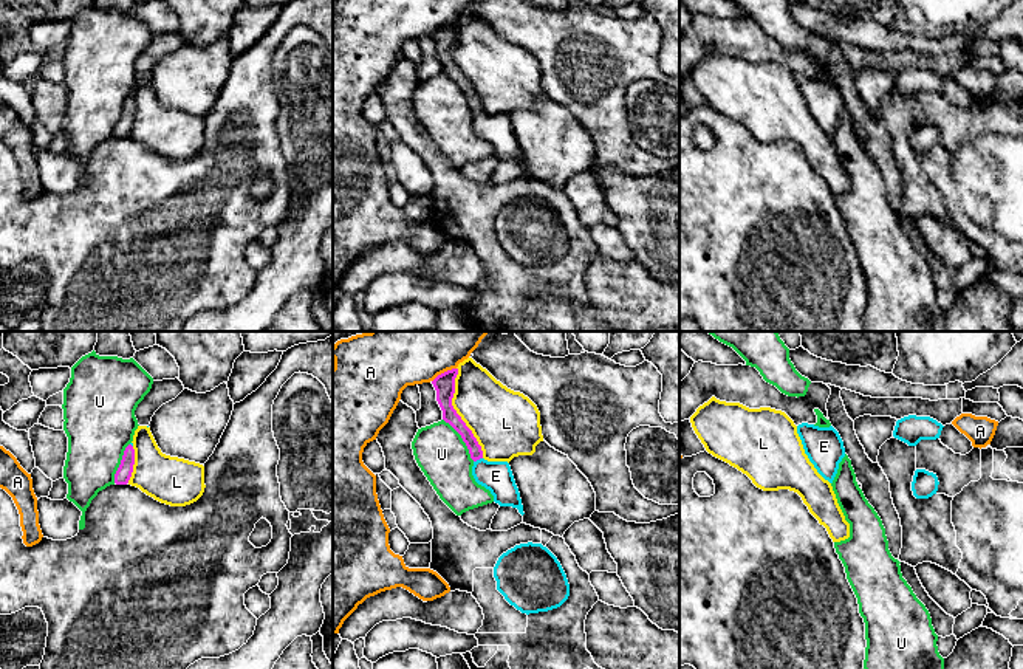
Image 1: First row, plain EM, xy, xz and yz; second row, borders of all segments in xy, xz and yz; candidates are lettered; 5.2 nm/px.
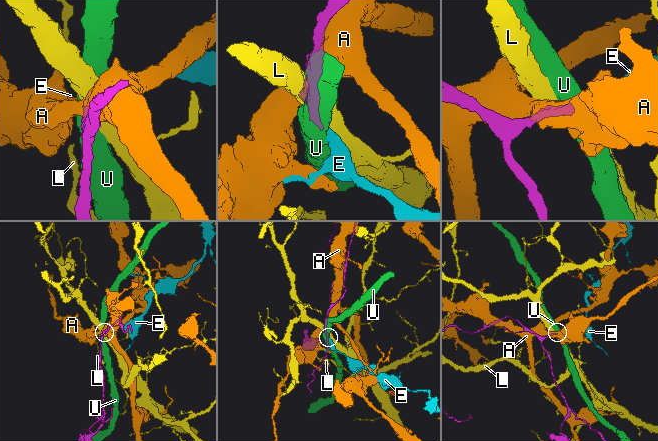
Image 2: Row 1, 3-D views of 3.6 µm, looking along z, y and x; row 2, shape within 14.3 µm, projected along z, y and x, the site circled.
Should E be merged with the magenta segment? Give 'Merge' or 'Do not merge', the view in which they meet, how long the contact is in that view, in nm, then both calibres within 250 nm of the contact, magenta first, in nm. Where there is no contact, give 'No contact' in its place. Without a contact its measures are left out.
Merge. Touches magenta in xz. Shared border 50 nm. Thickness 70 nm (magenta) against 160 nm

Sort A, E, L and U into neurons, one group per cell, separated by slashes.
A / E / L / U

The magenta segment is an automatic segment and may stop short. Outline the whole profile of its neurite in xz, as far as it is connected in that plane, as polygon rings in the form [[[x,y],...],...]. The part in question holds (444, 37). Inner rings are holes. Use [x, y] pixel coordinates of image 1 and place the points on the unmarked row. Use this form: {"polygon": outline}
{"polygon": [[[452,22],[438,28],[432,34],[436,43],[436,54],[443,63],[443,73],[449,76],[466,96],[470,112],[474,113],[472,129],[475,135],[491,144],[495,156],[498,156],[500,160],[517,161],[518,166],[523,169],[525,166],[520,146],[515,138],[509,116],[484,113],[481,99],[452,59],[457,28],[458,22]]]}

